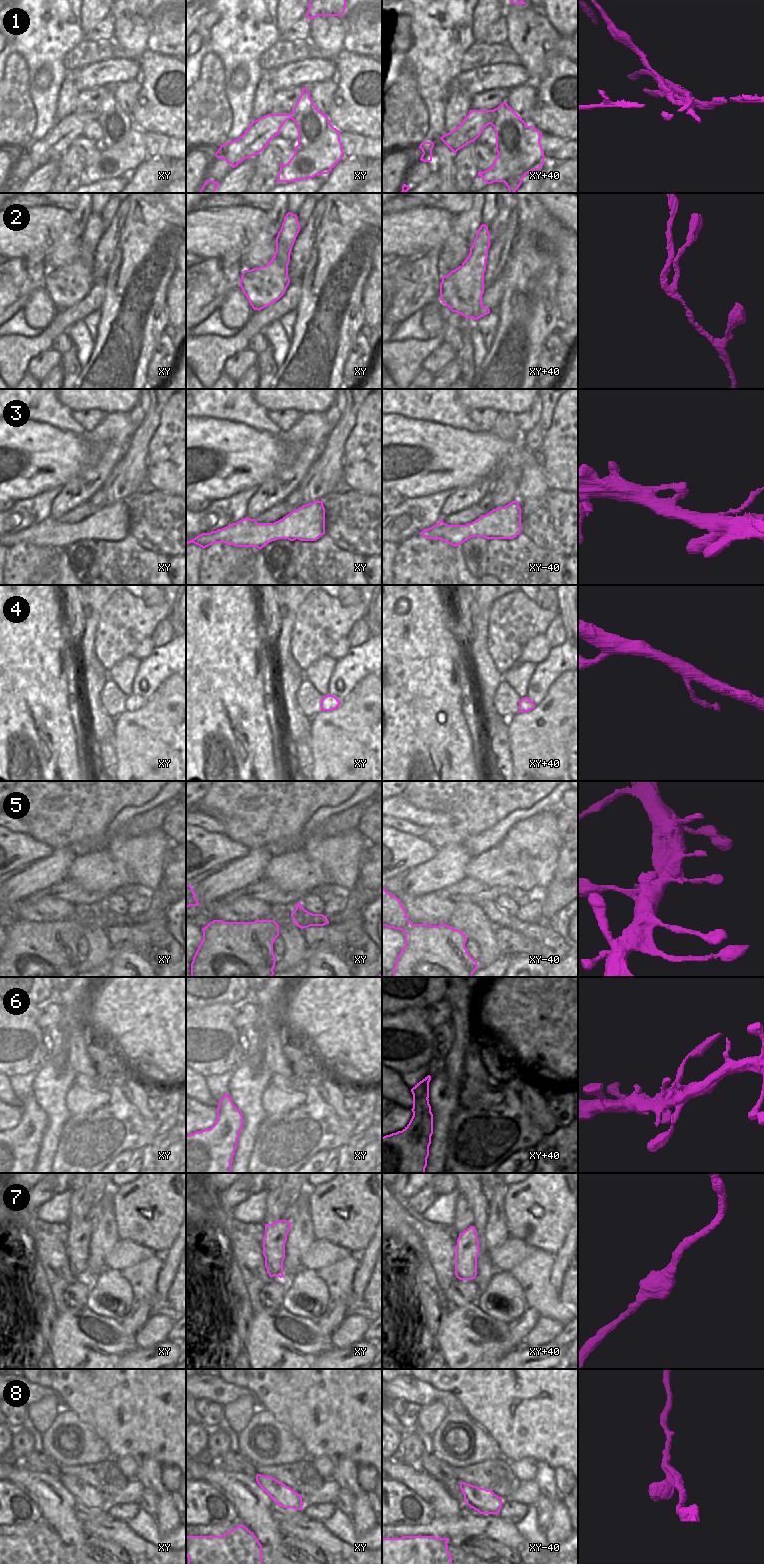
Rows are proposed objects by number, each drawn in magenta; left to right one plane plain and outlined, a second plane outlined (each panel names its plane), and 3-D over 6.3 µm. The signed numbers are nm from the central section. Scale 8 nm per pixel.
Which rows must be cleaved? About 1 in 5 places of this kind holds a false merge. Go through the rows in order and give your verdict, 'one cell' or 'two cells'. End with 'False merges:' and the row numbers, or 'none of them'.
1: two cells
2: two cells
3: one cell
4: one cell
5: one cell
6: two cells
7: one cell
8: one cell
False merges: 1, 2, 6

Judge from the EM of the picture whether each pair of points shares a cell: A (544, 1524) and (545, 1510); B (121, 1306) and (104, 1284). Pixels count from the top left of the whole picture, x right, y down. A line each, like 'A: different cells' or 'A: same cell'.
A: same cell
B: same cell

